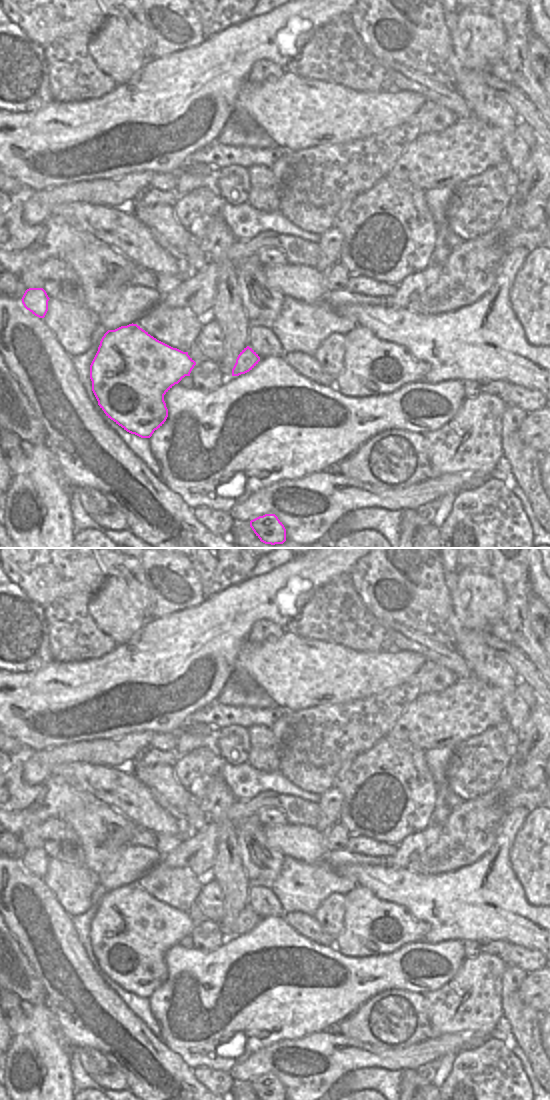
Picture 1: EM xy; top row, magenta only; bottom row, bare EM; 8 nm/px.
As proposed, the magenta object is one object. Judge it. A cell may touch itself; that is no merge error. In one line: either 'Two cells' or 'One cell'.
One cell.

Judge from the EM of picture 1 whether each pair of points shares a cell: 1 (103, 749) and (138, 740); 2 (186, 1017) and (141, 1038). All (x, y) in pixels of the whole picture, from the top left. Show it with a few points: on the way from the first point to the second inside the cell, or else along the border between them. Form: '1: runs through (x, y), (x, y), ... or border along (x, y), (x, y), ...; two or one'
1: runs through (112, 749), (124, 749), (129, 745); one
2: border along (158, 1037), (176, 1052); two

